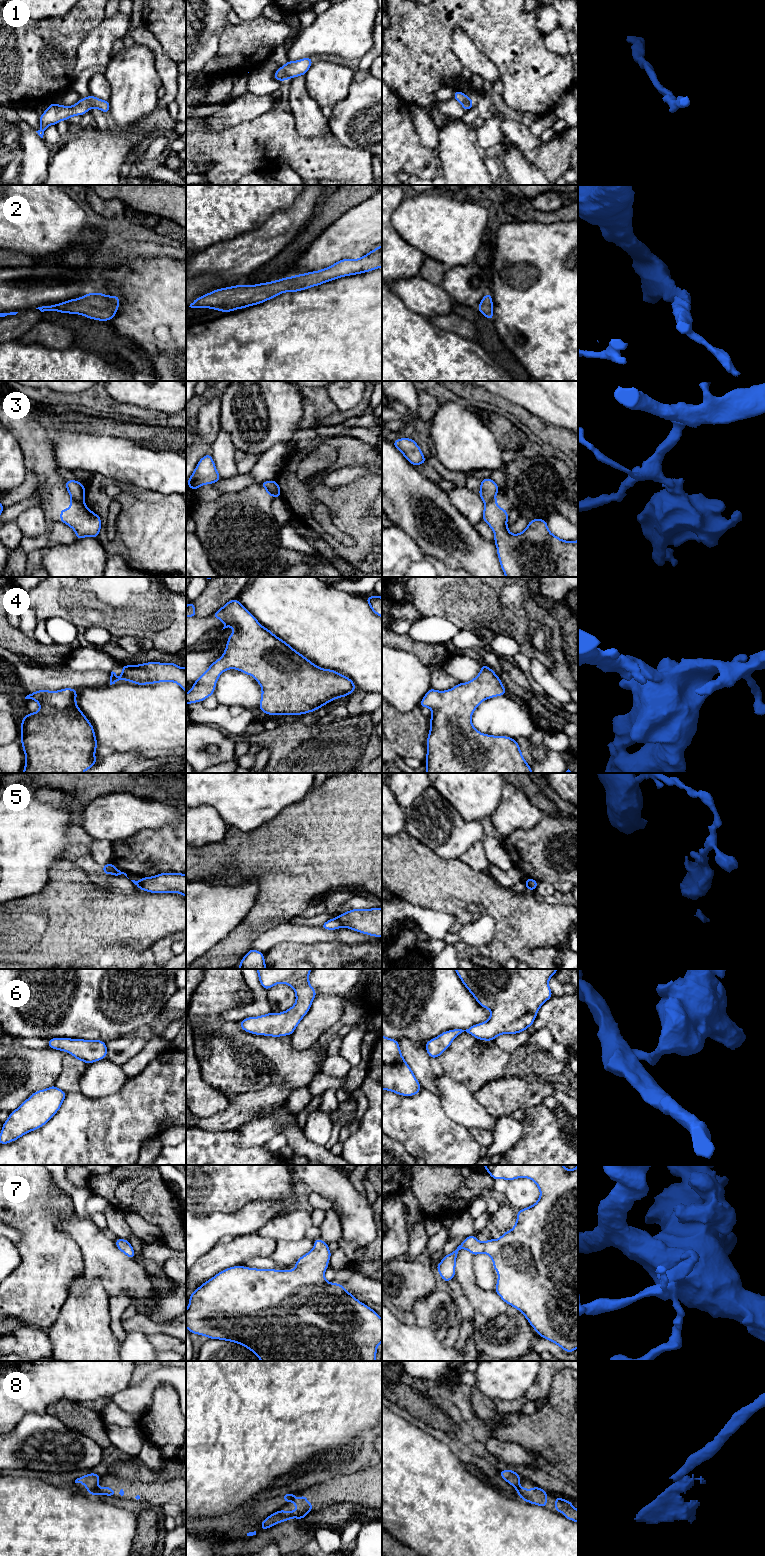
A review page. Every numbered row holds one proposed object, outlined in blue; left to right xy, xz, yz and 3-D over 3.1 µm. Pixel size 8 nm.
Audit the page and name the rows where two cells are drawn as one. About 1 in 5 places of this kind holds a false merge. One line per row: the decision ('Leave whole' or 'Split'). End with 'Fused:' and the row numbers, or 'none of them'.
1: Leave whole
2: Leave whole
3: Split
4: Leave whole
5: Split
6: Leave whole
7: Leave whole
8: Split
Fused: 3, 5, 8

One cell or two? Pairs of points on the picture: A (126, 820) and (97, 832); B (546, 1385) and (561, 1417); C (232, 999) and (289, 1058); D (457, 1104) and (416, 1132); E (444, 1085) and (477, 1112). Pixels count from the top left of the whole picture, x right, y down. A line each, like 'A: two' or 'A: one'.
A: one
B: two
C: one
D: two
E: one

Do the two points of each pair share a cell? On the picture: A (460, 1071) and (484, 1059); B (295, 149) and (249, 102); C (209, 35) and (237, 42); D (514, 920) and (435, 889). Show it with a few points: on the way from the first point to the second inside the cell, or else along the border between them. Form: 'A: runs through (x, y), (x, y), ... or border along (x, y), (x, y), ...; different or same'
A: runs through (466, 1065), (469, 1062), (478, 1062); same
B: border along (276, 106), (252, 119), (239, 123); different
C: border along (229, 23), (220, 36), (217, 53), (210, 60); different
D: runs through (494, 900), (482, 889), (455, 889); same

